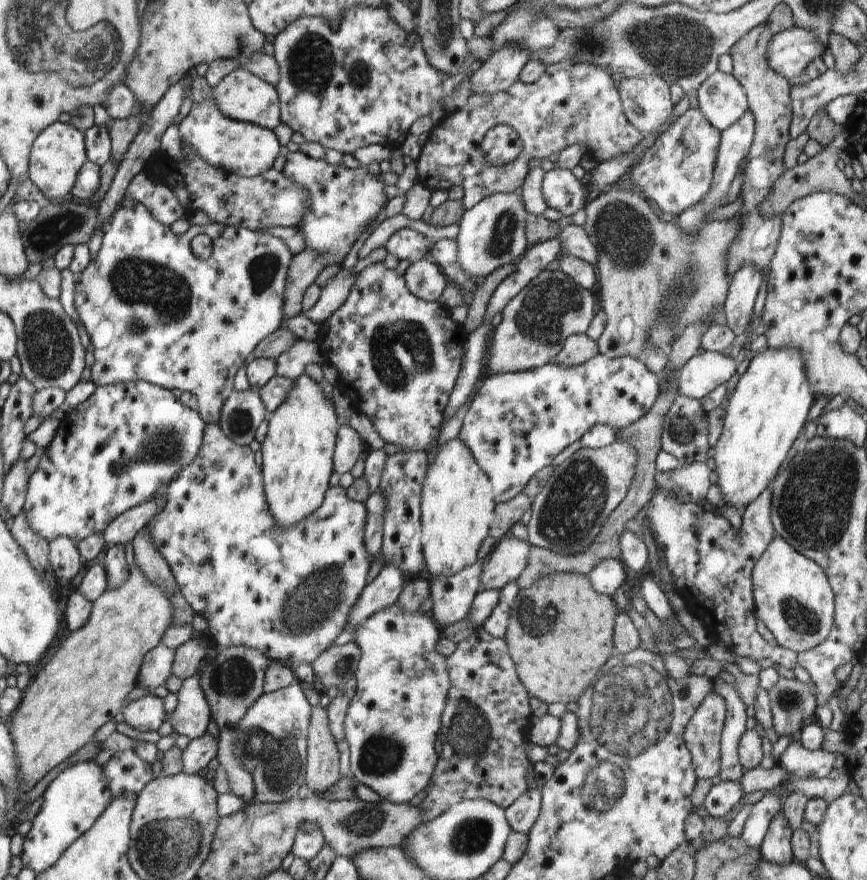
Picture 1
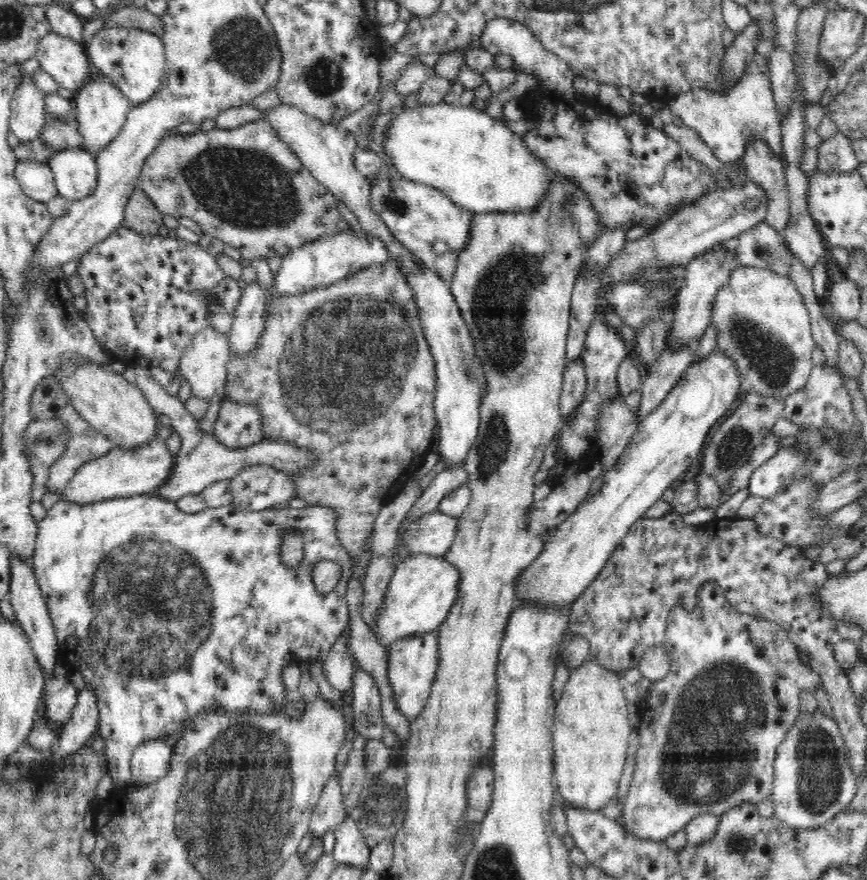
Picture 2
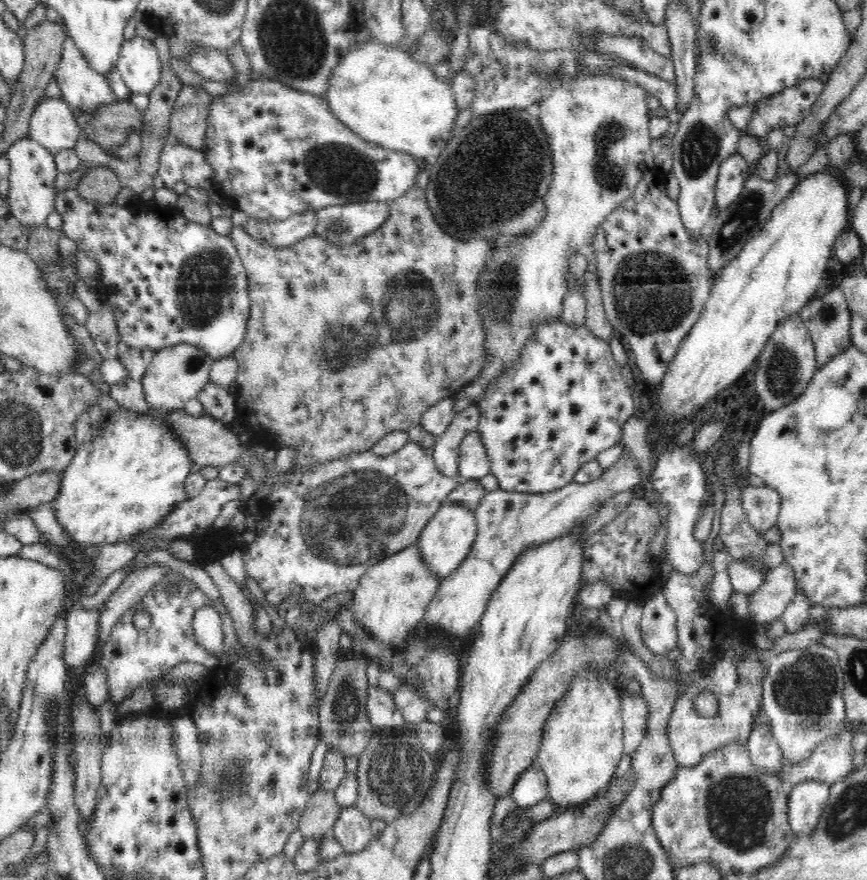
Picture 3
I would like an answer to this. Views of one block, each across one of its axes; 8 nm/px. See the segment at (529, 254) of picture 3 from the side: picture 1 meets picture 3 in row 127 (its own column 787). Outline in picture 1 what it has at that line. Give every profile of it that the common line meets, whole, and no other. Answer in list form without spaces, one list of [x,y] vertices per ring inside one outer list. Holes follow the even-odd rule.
[[[774,534],[755,563],[751,578],[756,617],[780,647],[798,654],[826,641],[834,623],[834,594],[824,570],[816,562],[796,552],[782,536]]]

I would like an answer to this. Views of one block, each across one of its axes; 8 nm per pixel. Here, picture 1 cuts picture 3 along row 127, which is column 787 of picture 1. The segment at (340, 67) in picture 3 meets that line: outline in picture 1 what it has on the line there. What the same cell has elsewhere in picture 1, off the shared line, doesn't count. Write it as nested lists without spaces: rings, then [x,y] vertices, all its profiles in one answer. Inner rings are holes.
[[[768,348],[751,358],[748,370],[742,374],[736,388],[730,392],[728,398],[730,402],[724,416],[722,433],[714,446],[715,471],[718,472],[716,484],[724,495],[725,504],[742,512],[774,480],[794,441],[802,432],[802,428],[810,427],[807,423],[808,413],[818,397],[812,394],[810,384],[806,382],[804,360],[798,350],[794,350],[794,348],[782,348],[782,350]]]

